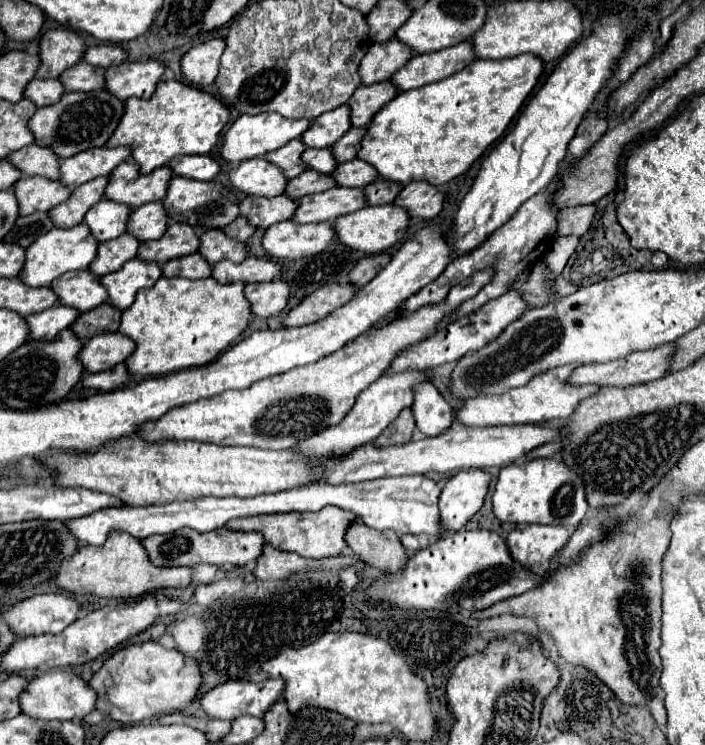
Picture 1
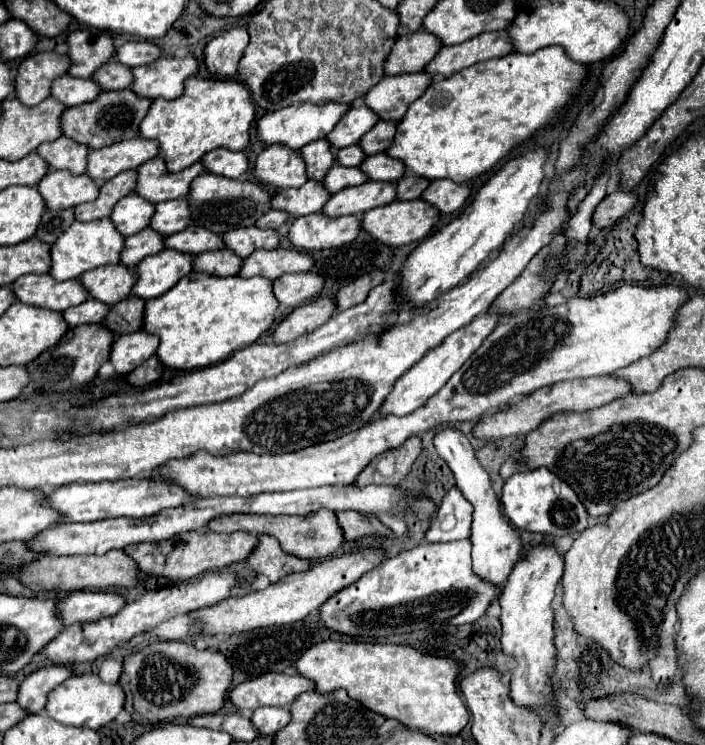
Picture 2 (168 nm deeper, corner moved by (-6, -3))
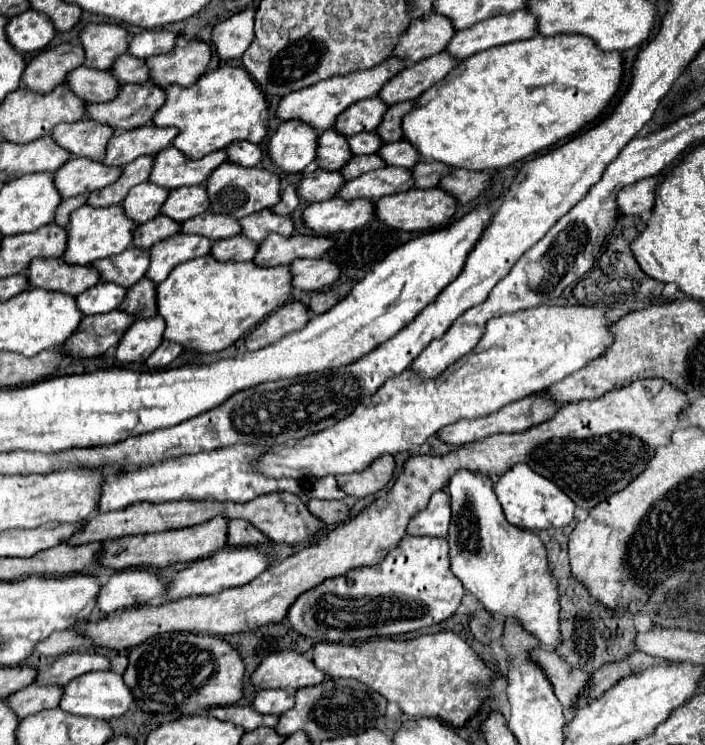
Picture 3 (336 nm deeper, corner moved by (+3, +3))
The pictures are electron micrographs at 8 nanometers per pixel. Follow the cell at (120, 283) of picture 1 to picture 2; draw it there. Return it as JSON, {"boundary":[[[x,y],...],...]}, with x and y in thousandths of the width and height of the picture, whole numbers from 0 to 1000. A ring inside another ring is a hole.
{"boundary":[[[238,332],[221,342],[201,348],[193,358],[196,377],[187,388],[187,396],[196,396],[201,401],[233,396],[255,377],[255,372],[272,364],[272,348],[275,345],[270,340],[258,340]]]}

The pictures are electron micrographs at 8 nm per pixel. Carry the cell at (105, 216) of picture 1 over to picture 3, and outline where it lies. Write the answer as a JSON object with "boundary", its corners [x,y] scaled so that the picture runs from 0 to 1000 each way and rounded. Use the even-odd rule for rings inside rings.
{"boundary":[[[200,246],[180,259],[172,275],[177,281],[177,289],[189,299],[200,302],[226,286],[226,275],[231,275],[234,267],[237,267],[237,254],[226,254],[223,248],[214,246]]]}

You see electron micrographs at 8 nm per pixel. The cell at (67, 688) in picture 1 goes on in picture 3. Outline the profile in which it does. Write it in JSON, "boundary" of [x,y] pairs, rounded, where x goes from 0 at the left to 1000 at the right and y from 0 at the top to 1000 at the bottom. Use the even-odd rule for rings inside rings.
{"boundary":[[[129,901],[118,903],[118,909],[106,909],[89,922],[89,933],[84,941],[84,949],[95,957],[104,960],[118,960],[118,962],[135,962],[135,965],[160,965],[174,960],[183,946],[189,944],[186,928],[180,928],[180,919],[174,917],[174,909],[160,901]]]}

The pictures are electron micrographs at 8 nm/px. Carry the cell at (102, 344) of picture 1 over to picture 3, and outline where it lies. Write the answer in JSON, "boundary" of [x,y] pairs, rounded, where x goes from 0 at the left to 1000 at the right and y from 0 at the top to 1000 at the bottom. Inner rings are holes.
{"boundary":[[[223,426],[191,428],[189,436],[174,447],[163,482],[169,487],[203,487],[226,463],[231,452],[231,431]]]}

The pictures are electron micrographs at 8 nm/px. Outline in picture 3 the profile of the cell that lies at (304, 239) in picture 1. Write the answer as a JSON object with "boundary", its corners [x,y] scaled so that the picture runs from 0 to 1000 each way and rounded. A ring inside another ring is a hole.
{"boundary":[[[467,267],[455,272],[441,272],[433,278],[430,302],[452,315],[472,315],[484,310],[498,310],[515,305],[529,294],[529,270],[481,270]]]}

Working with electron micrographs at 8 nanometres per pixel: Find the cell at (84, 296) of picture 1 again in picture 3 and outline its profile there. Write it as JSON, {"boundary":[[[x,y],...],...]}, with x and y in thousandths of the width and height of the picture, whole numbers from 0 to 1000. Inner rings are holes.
{"boundary":[[[183,332],[166,345],[149,345],[146,350],[132,350],[126,358],[138,361],[143,377],[183,388],[206,369],[209,356],[211,356],[211,337]]]}

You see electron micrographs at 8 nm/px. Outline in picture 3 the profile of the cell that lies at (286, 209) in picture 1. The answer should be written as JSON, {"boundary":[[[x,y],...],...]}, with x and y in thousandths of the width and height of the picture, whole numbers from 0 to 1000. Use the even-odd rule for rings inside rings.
{"boundary":[[[458,227],[430,230],[421,246],[421,262],[435,272],[464,270],[475,264],[475,254],[481,254],[481,248],[487,248],[487,238],[481,238],[478,232],[467,232]]]}

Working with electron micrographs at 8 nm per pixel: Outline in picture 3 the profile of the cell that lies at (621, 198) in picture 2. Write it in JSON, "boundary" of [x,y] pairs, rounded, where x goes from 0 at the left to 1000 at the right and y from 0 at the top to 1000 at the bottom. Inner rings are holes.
{"boundary":[[[921,238],[921,240],[909,240],[904,246],[895,246],[889,251],[884,251],[875,259],[875,283],[878,289],[909,289],[912,302],[923,291],[923,278],[926,278],[926,259],[932,251],[932,240]]]}

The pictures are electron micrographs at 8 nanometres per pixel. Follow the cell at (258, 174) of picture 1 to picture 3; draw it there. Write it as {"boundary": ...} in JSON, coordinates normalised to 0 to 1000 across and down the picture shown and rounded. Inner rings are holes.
{"boundary":[[[404,162],[382,187],[379,208],[404,232],[424,232],[447,213],[452,179],[433,165]]]}

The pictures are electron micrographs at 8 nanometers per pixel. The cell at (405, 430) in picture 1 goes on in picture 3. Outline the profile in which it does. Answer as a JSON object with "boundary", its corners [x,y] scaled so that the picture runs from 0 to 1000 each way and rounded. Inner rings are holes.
{"boundary":[[[540,611],[535,613],[518,632],[481,638],[481,654],[501,670],[512,670],[521,664],[529,664],[540,659],[557,640],[560,632],[560,613],[557,611]]]}

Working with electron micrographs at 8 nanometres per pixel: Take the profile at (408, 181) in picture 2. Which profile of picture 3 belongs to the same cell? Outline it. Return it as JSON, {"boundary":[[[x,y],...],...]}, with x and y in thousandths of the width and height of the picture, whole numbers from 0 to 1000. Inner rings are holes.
{"boundary":[[[594,216],[586,227],[583,227],[583,238],[586,238],[586,246],[591,254],[611,254],[611,251],[620,251],[623,240],[628,235],[634,235],[640,227],[634,227],[634,221],[623,221],[623,219],[603,219],[603,216]]]}

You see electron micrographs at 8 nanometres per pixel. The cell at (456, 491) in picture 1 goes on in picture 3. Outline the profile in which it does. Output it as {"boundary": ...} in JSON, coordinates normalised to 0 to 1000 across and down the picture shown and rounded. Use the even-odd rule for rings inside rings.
{"boundary":[[[620,659],[609,678],[591,689],[591,694],[580,702],[580,718],[614,718],[634,721],[640,702],[640,667],[631,659]]]}

